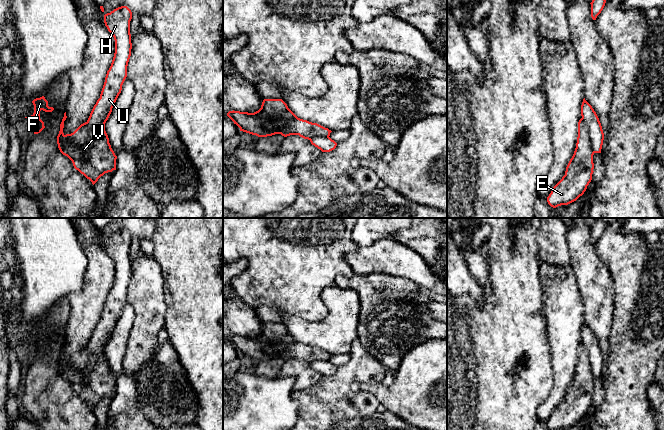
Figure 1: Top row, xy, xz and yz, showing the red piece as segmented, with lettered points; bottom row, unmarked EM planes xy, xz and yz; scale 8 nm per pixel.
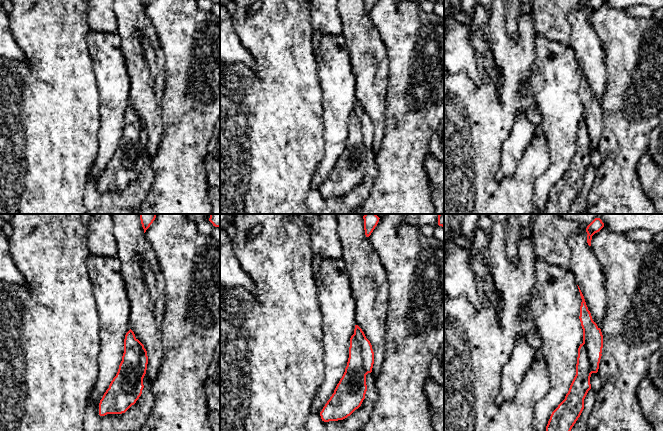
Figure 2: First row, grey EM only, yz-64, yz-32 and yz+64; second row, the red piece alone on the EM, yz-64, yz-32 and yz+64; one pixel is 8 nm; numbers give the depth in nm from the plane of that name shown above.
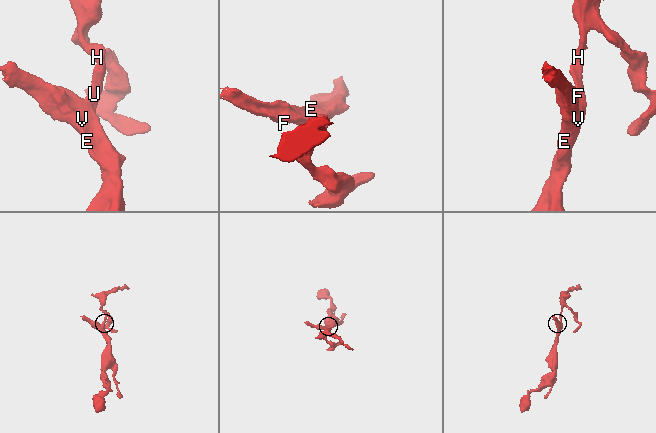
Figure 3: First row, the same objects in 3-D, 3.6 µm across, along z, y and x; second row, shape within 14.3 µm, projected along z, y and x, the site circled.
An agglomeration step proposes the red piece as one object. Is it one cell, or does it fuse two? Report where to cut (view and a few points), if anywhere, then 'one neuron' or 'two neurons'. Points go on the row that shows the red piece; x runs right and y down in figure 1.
yz (581, 118), (587, 125), (591, 147), (594, 152) | two neurons

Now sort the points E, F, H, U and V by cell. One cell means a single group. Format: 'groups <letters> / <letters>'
groups E F V / H U

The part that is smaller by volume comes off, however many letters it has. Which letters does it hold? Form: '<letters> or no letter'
H, U

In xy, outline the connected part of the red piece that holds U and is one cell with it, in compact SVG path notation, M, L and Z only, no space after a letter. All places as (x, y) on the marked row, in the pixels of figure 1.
M121 6L104 15L104 23L115 40L115 53L100 98L94 105L87 123L91 137L95 137L108 120L112 108L121 93L127 77L127 66L131 56L130 21L132 12L127 6Z

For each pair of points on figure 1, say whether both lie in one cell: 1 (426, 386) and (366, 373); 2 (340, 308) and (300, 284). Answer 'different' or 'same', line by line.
1: different
2: different

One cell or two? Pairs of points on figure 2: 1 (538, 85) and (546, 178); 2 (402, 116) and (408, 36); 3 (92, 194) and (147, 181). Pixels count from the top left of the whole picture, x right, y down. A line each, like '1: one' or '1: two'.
1: one
2: one
3: one

